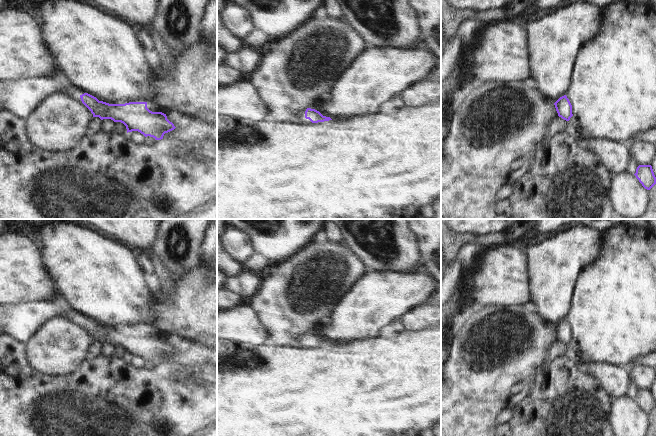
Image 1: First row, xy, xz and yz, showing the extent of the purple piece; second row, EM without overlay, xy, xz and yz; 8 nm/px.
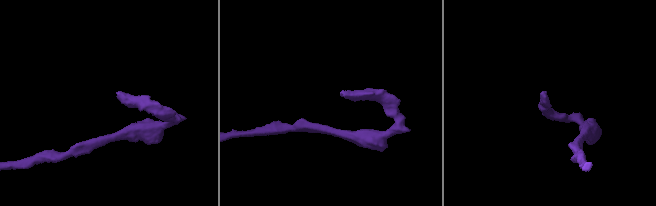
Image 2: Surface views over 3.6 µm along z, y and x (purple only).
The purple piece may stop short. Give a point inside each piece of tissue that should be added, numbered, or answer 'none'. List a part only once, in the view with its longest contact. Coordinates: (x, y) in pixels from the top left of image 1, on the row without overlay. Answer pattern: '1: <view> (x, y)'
1: xz (301, 337)

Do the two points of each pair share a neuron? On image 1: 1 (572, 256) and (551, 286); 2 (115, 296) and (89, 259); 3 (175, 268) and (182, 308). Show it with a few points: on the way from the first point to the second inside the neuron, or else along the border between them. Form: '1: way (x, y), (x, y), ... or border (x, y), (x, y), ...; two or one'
1: way (566, 263), (552, 279); one
2: way (108, 287), (89, 268); one
3: border (198, 266), (183, 273), (174, 280); two

